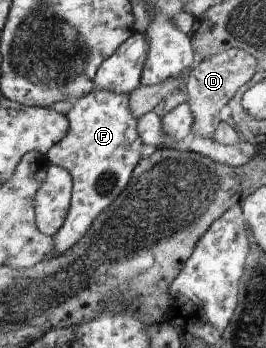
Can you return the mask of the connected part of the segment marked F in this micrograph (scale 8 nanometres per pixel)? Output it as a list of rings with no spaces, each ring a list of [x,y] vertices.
[[[111,90],[92,91],[77,99],[66,116],[70,119],[70,130],[48,153],[52,164],[64,167],[74,177],[69,217],[54,235],[54,249],[59,256],[77,245],[92,228],[98,215],[130,187],[134,169],[149,151],[139,135],[138,119],[131,111],[129,94]]]

